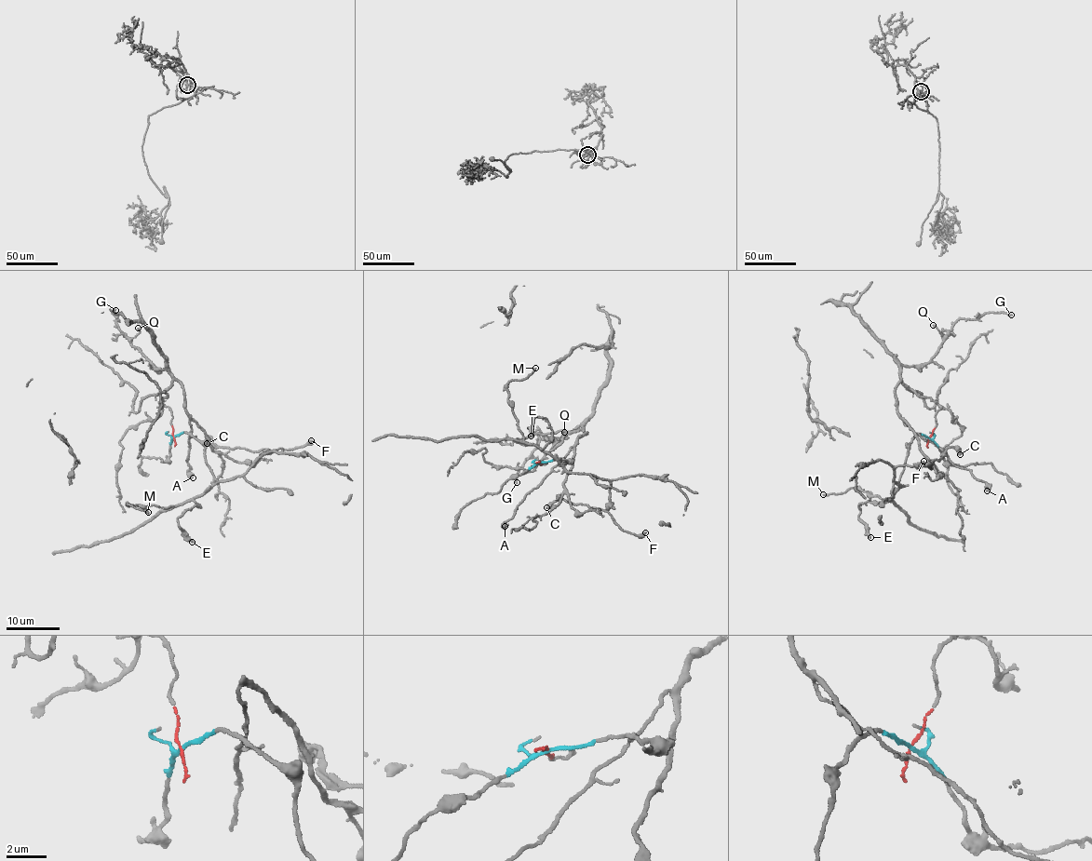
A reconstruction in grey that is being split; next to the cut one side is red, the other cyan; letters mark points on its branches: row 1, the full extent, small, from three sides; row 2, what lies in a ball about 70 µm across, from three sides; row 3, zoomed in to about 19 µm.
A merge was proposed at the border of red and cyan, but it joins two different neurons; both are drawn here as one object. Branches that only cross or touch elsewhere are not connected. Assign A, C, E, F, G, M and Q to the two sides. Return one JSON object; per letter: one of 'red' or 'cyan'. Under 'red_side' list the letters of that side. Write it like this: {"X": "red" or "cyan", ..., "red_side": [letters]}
{"A": "red", "C": "cyan", "E": "cyan", "F": "cyan", "G": "red", "M": "cyan", "Q": "red", "red_side": ["A", "G", "Q"]}

